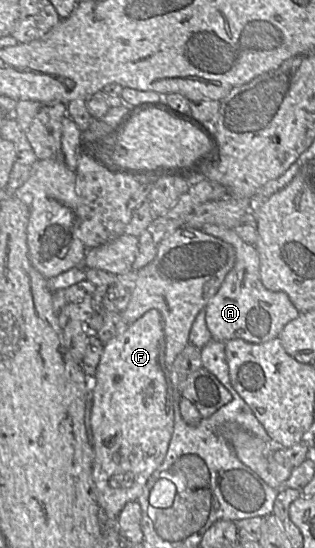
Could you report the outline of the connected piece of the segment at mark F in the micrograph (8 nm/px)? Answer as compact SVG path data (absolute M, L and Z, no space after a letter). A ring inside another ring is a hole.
M157 309L147 311L141 318L128 325L126 331L104 344L96 373L87 379L92 406L90 426L94 460L92 475L97 502L105 515L116 522L125 505L138 501L149 477L164 461L174 431L176 390L173 388L165 356L163 319Z

